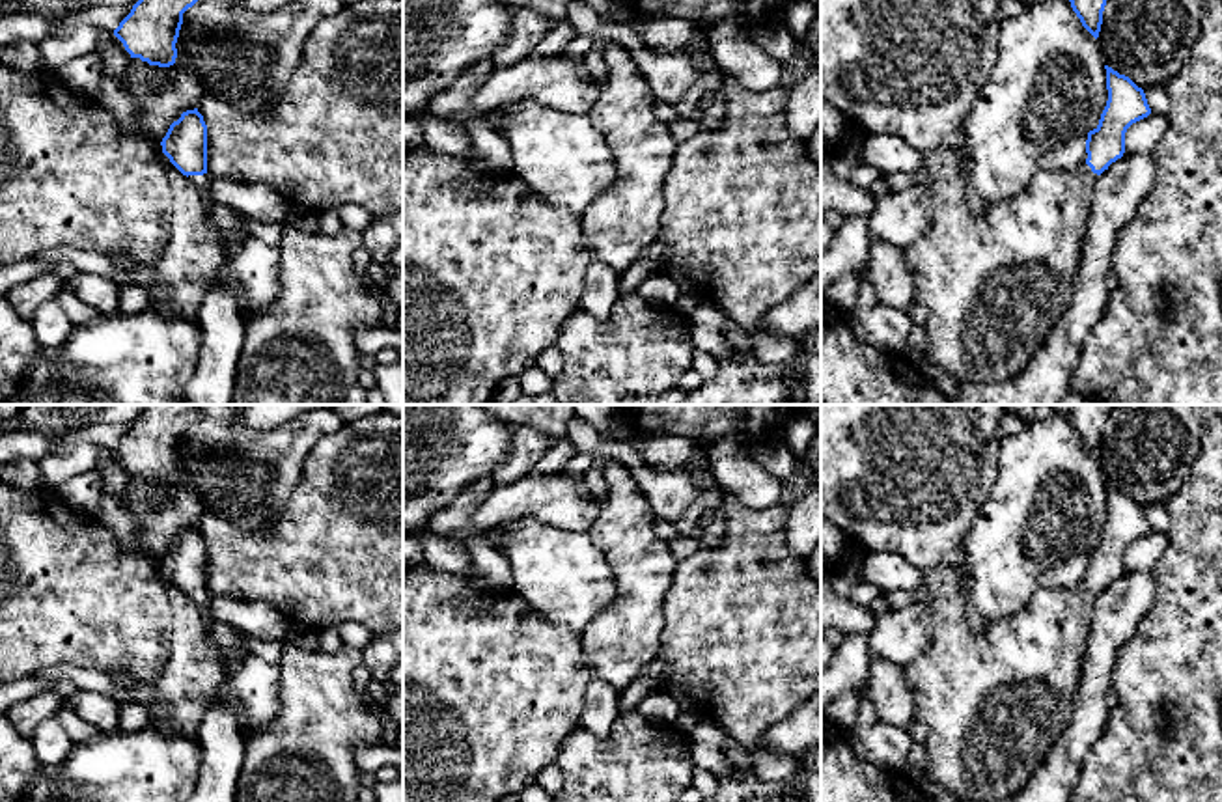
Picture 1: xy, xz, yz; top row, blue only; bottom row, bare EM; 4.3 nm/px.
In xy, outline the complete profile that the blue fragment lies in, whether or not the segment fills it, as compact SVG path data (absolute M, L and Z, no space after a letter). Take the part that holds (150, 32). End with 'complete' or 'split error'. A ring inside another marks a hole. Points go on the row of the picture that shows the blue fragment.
M138 0L114 30L131 58L170 67L177 58L183 13L198 0Z | complete

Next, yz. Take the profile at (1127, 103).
M1112 67L1104 69L1108 101L1099 125L1088 132L1088 159L1078 173L1041 170L1022 192L994 200L976 216L966 201L966 160L959 147L923 153L931 220L925 235L905 250L905 263L914 298L927 310L931 364L961 386L1019 375L1071 304L1097 179L1123 157L1127 129L1151 114L1142 88Z | split error

